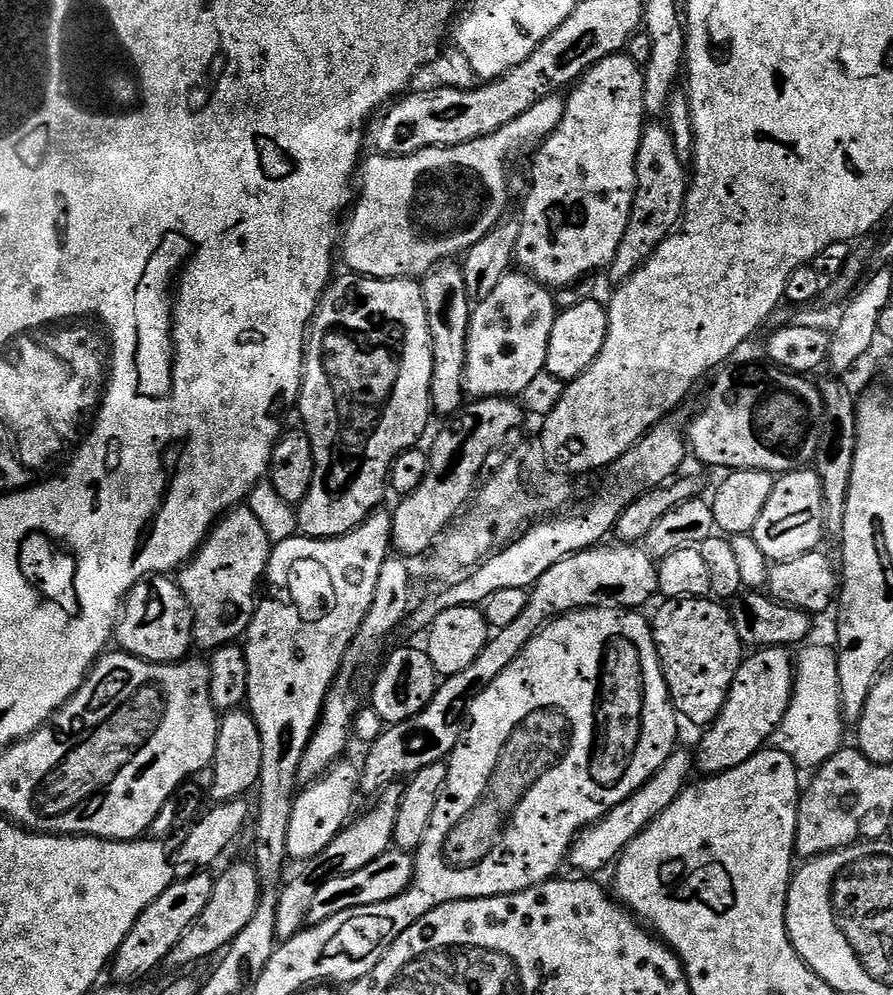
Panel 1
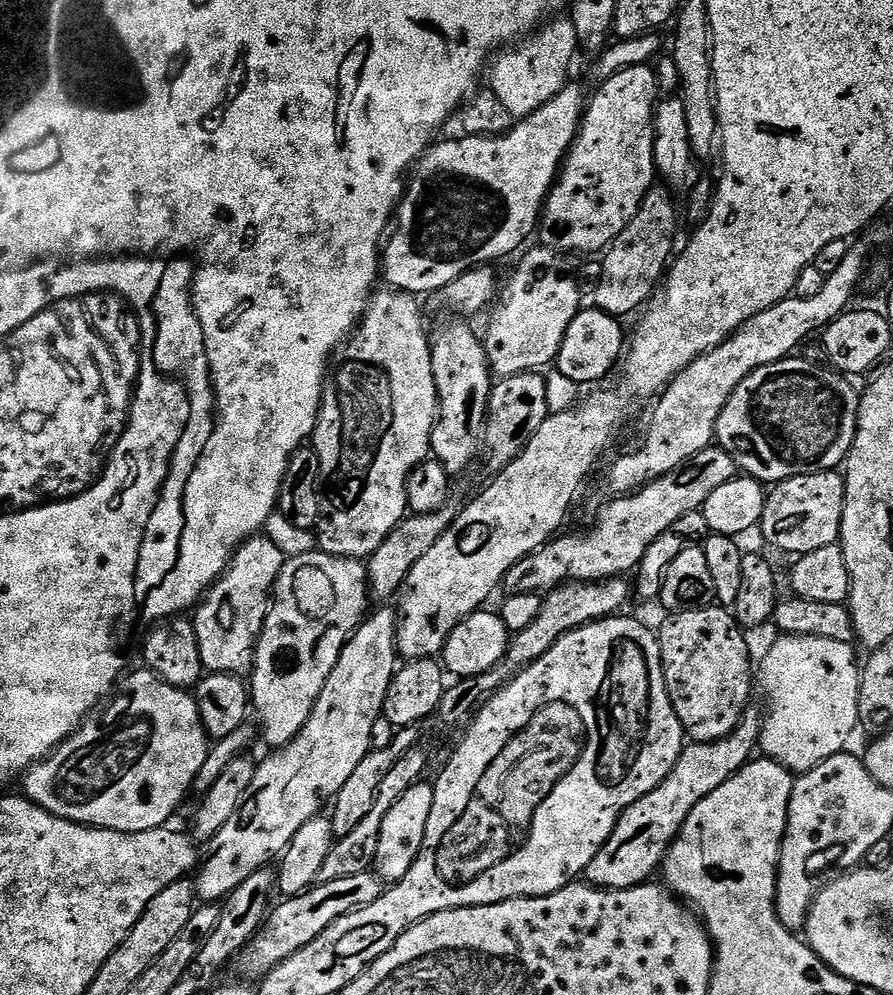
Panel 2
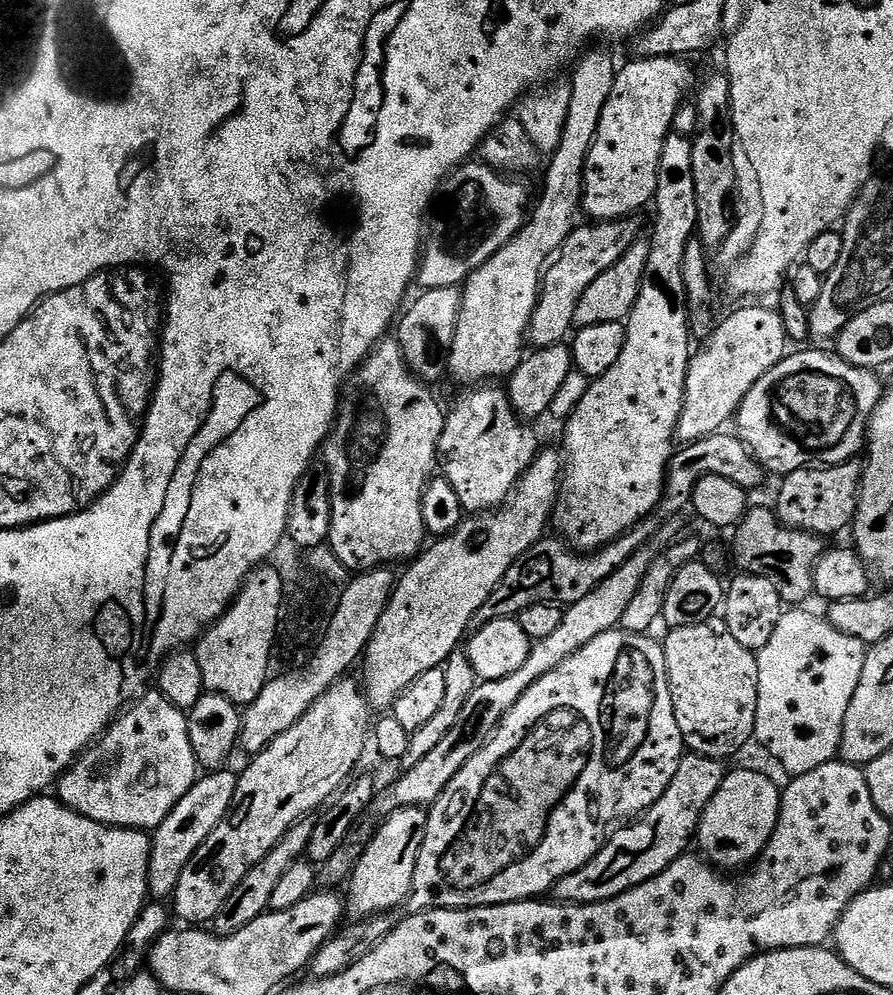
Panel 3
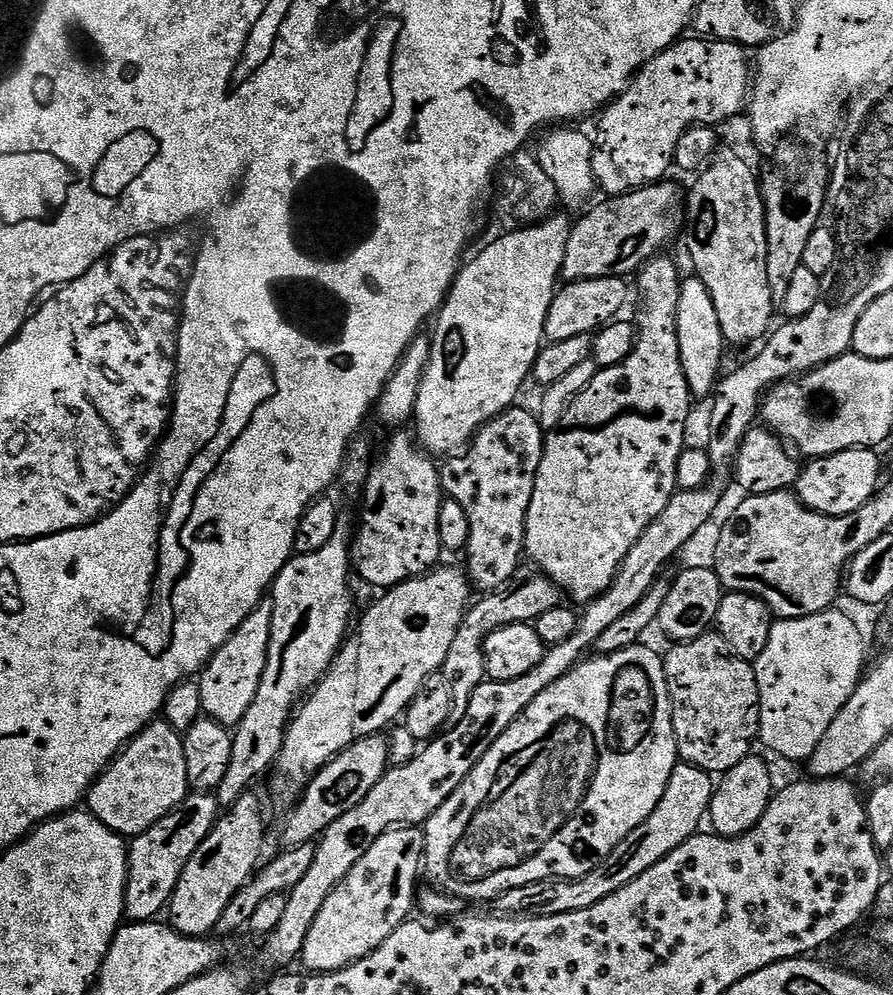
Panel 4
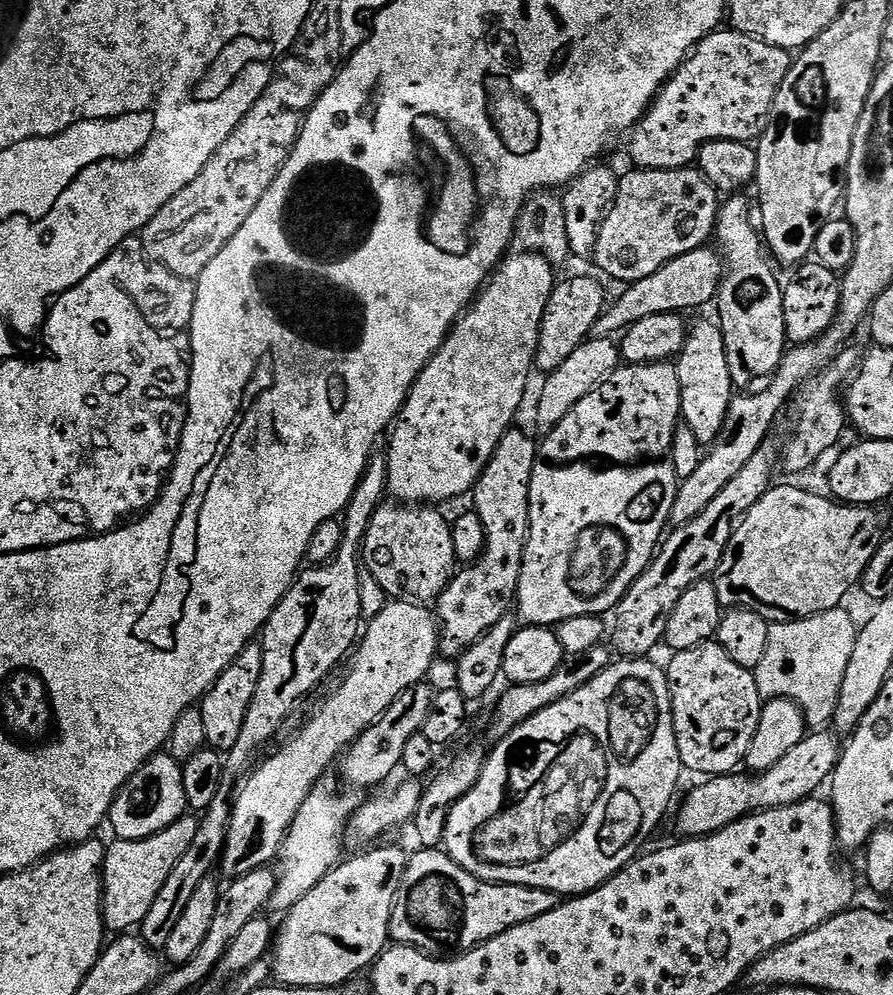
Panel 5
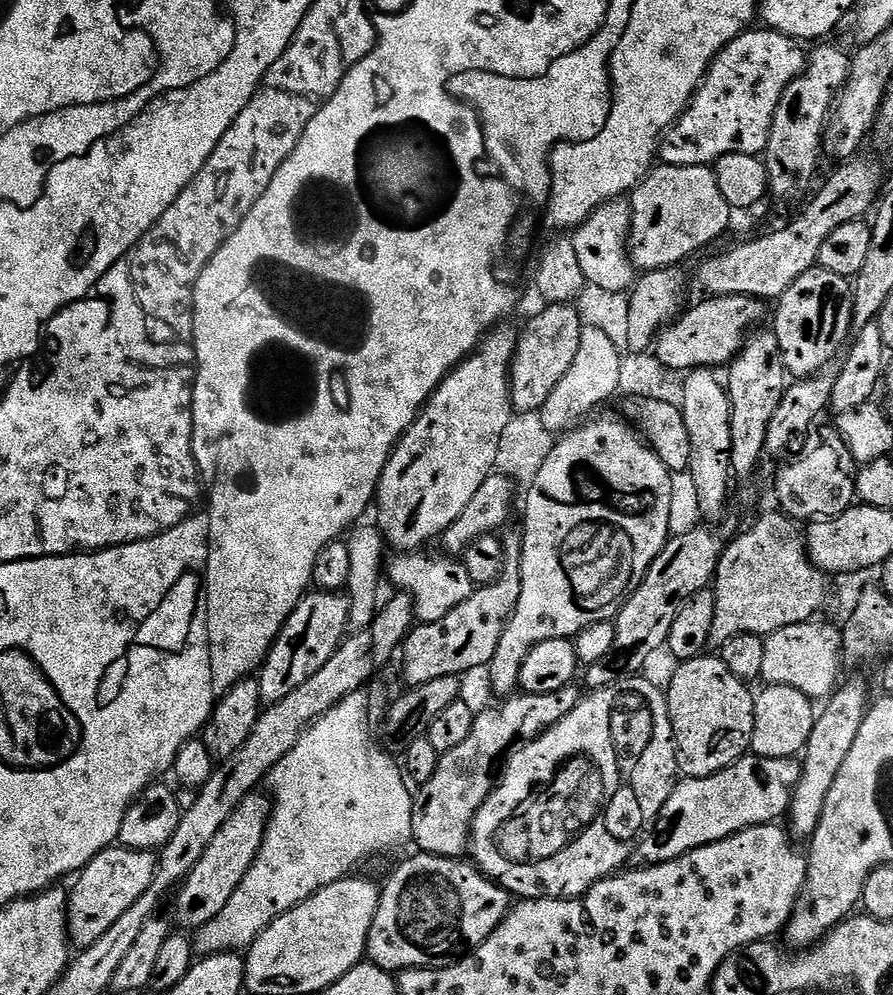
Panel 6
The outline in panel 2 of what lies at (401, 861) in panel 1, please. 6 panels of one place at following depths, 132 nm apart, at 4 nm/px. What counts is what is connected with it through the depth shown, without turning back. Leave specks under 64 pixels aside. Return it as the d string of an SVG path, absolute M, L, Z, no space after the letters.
M369 870L350 878L338 878L334 882L316 884L303 892L301 896L281 899L279 901L281 904L273 912L271 909L270 915L263 921L260 931L249 942L248 947L240 953L238 964L244 967L246 975L262 978L267 972L274 970L274 966L278 966L283 960L290 958L290 954L294 954L298 950L302 950L302 946L314 942L314 938L318 938L318 934L322 934L322 930L326 930L326 926L330 926L337 918L377 900L381 891L380 877L376 875L375 871Z

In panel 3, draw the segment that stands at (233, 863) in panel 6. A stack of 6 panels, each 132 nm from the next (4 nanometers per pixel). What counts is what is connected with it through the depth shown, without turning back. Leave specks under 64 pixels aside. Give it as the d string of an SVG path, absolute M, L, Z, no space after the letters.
M552 448L545 452L544 449L537 451L536 460L520 475L516 488L499 508L472 514L461 520L460 525L449 536L439 537L433 543L436 544L433 548L425 547L405 567L409 568L405 570L404 577L400 576L395 581L395 588L388 605L385 606L385 612L378 619L377 628L362 655L362 691L373 709L391 709L402 690L406 690L406 686L410 686L414 678L418 678L426 670L441 667L448 655L461 647L478 606L482 606L482 602L490 598L490 594L500 585L500 579L504 577L506 570L510 570L512 563L545 535L544 527L549 527L556 491L560 488L561 471L562 456L557 449L556 452Z

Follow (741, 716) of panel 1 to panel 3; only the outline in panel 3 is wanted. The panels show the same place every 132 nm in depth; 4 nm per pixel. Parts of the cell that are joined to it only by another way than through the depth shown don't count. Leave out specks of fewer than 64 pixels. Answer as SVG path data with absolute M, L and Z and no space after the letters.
M681 756L678 770L670 786L666 786L662 798L658 798L658 802L650 805L639 818L617 827L605 839L599 854L589 864L558 880L554 889L555 899L561 904L597 904L620 896L662 874L666 866L689 851L688 843L693 843L704 807L710 798L714 798L718 786L724 781L724 766L721 761L711 760L709 756Z

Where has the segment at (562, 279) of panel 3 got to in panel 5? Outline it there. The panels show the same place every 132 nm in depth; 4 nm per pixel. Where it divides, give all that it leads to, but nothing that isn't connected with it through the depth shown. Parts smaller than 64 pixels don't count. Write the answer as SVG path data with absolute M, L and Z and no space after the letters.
M696 166L675 168L674 170L654 170L642 168L631 170L620 176L618 194L612 207L600 223L600 233L596 239L594 264L608 276L616 280L631 282L650 278L654 270L662 270L666 262L678 258L695 248L705 247L716 231L716 215L720 212L721 201L711 182Z

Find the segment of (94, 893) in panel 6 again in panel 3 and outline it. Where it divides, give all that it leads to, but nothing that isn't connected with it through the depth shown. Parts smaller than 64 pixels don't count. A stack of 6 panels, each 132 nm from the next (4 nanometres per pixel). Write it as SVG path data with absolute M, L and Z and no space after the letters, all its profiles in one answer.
M212 770L201 775L195 786L178 802L178 806L174 806L172 813L151 833L152 849L148 858L148 891L157 901L167 901L176 891L178 878L182 878L182 870L186 866L186 862L190 862L190 858L198 850L198 846L202 846L202 842L206 842L206 838L214 830L214 826L218 826L218 822L222 822L222 818L230 810L238 776L235 771L233 773L228 771Z

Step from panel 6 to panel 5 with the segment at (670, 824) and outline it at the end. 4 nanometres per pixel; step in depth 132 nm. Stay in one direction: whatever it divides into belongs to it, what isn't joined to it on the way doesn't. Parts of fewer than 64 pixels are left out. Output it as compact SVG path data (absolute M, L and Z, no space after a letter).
M816 730L805 735L802 742L798 742L786 754L786 758L781 758L779 762L774 762L768 772L756 775L752 774L729 774L726 776L713 776L705 779L704 784L700 784L684 800L684 805L680 808L680 813L676 816L676 828L684 838L695 838L697 836L709 836L712 832L721 832L726 826L730 826L736 820L741 820L744 816L750 816L754 812L762 812L766 808L781 808L797 804L803 800L815 797L820 787L827 785L832 779L832 771L836 768L836 763L840 760L842 751L841 741L836 741L837 737L828 730Z

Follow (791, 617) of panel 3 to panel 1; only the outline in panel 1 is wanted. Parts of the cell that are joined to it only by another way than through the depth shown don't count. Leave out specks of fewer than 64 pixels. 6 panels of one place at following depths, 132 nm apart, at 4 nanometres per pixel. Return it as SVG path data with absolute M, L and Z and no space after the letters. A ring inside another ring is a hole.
M808 648L798 656L796 684L792 687L792 701L776 728L775 747L781 748L796 763L797 769L819 769L835 752L839 752L844 740L846 721L840 708L838 662L835 651L828 648ZM844 740L844 741L843 741Z

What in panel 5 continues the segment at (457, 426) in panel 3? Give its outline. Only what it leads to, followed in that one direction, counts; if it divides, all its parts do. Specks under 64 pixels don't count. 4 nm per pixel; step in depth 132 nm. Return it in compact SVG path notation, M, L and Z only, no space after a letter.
M510 430L498 442L498 446L492 455L492 461L486 466L486 470L480 475L470 500L473 500L474 511L478 518L482 518L482 526L486 526L486 546L484 552L473 564L461 567L453 575L452 580L446 586L446 590L440 599L435 601L434 615L438 621L438 631L440 634L439 655L459 658L498 618L509 615L513 611L518 582L522 574L522 562L524 561L524 551L528 541L528 531L530 530L530 478L536 465L536 454L538 451L537 441L531 440L524 432Z

